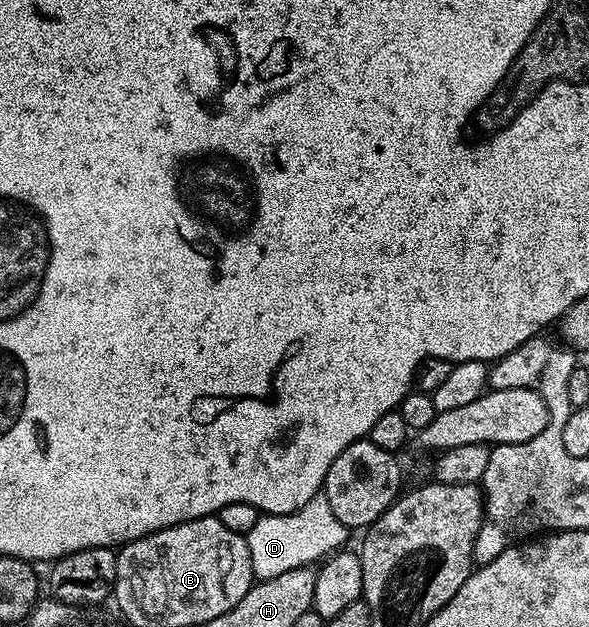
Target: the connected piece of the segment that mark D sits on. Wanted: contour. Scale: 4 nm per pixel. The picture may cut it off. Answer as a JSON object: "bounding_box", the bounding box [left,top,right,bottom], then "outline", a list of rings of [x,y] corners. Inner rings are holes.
{"bounding_box":[245,494,348,580],"outline":[[[319,494],[304,502],[304,506],[292,514],[259,515],[256,526],[252,526],[245,537],[255,577],[266,580],[297,567],[317,565],[335,550],[341,549],[346,536],[348,529],[344,522],[332,514],[332,506],[328,506],[325,494]]]}

